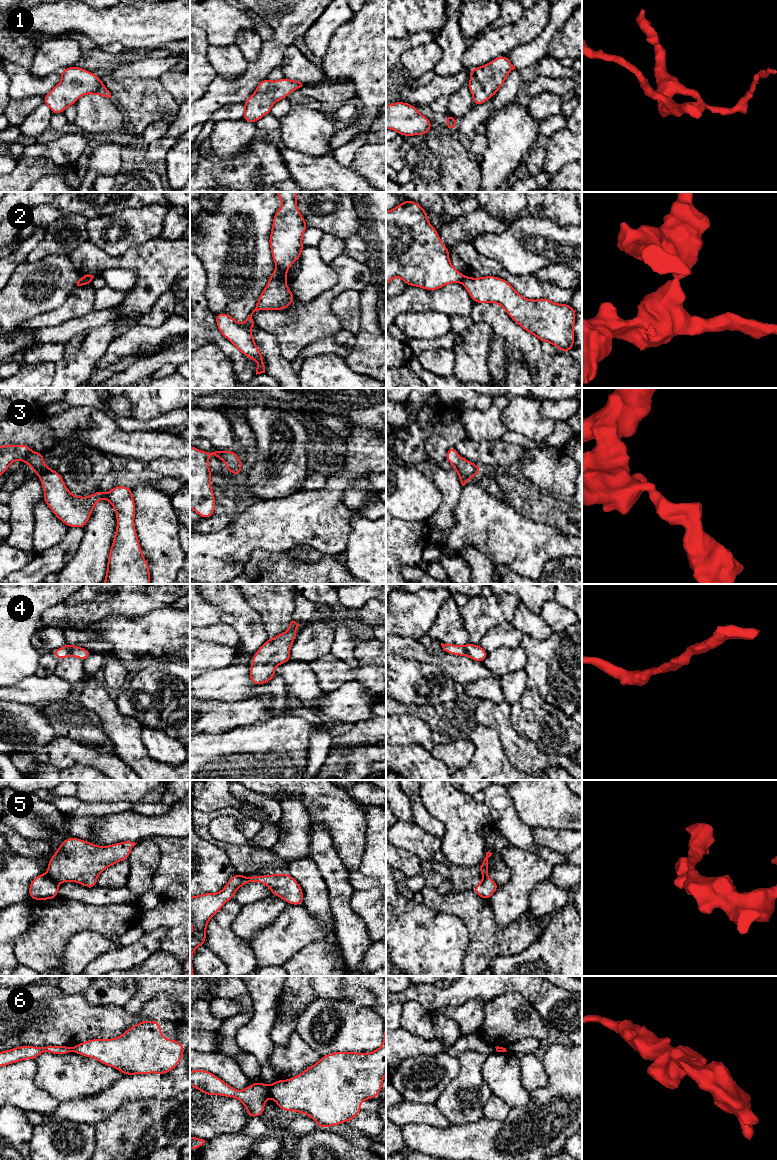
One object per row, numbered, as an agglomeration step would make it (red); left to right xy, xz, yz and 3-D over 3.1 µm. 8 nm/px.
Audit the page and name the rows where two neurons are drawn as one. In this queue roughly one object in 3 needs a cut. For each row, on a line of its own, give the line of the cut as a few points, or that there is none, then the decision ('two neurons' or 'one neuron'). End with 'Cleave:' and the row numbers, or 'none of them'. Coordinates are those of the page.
1: cut none; one neuron
2: cut xz (277, 267), (286, 272); two neurons
3: cut none; one neuron
4: cut none; one neuron
5: cut xy (47, 873), (58, 880); two neurons
6: cut xz (268, 1086), (270, 1096); two neurons
Cleave: 2, 5, 6

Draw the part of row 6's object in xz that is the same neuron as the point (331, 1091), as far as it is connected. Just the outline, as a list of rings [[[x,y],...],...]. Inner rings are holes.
[[[386,1025],[382,1045],[370,1053],[333,1052],[287,1080],[276,1080],[268,1087],[270,1097],[283,1111],[308,1115],[320,1128],[350,1122],[361,1112],[364,1100],[376,1098],[386,1074]]]

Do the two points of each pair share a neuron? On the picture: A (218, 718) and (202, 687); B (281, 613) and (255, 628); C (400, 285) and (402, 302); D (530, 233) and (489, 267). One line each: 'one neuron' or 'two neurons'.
A: two neurons
B: two neurons
C: two neurons
D: two neurons

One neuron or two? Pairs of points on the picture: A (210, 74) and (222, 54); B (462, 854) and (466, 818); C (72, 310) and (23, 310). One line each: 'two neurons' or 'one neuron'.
A: two neurons
B: one neuron
C: two neurons

